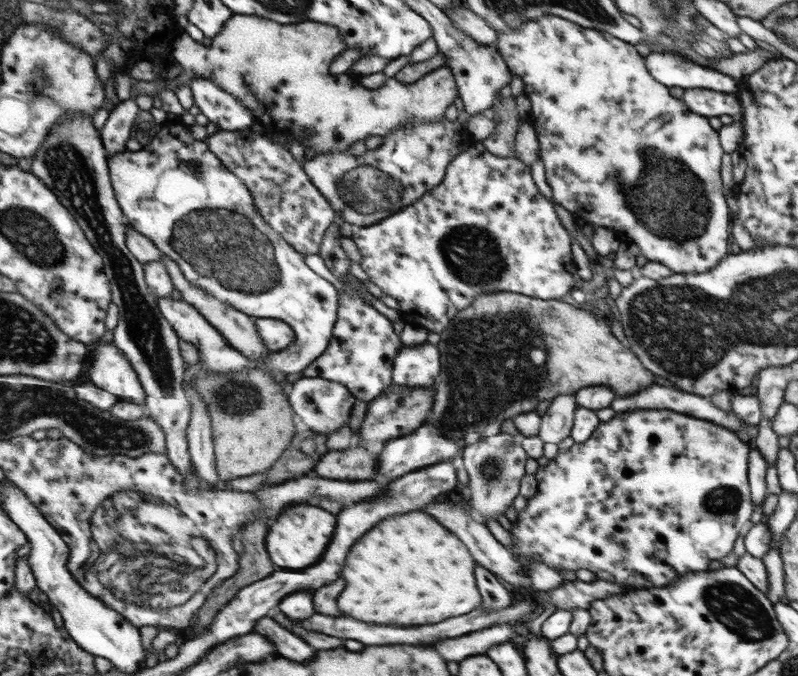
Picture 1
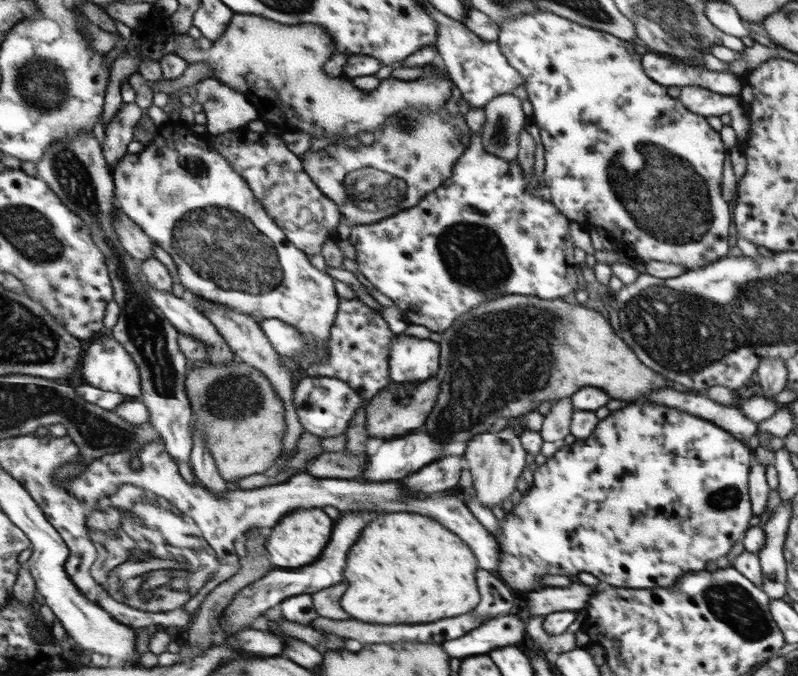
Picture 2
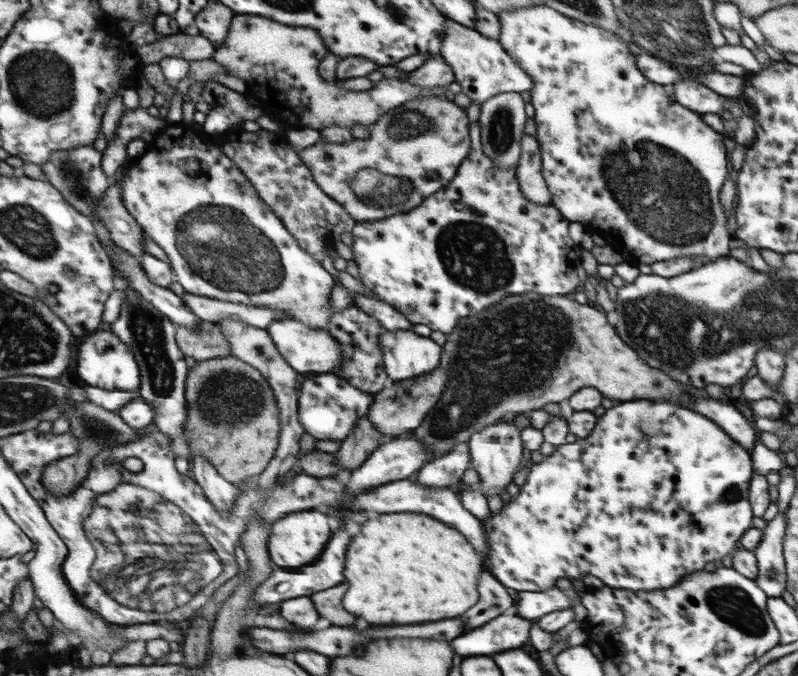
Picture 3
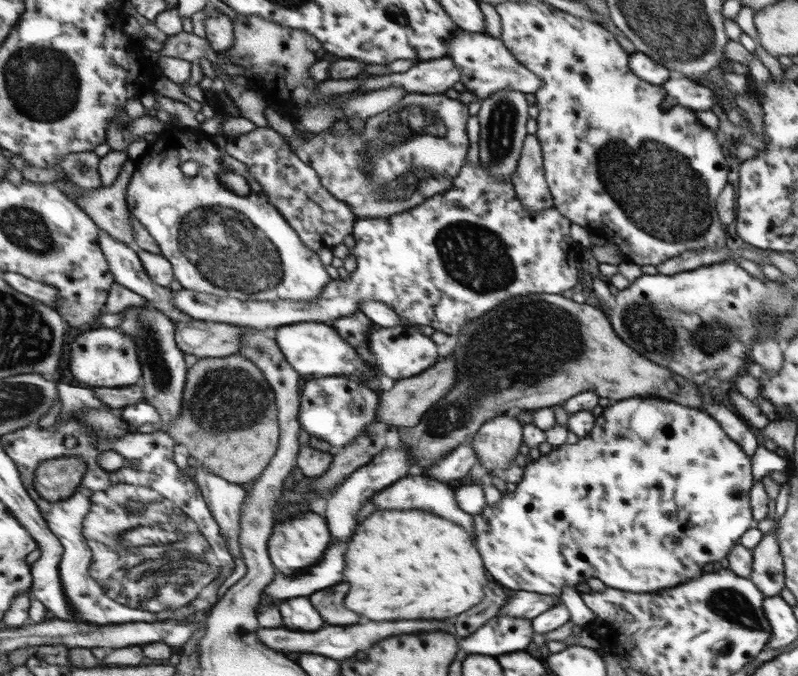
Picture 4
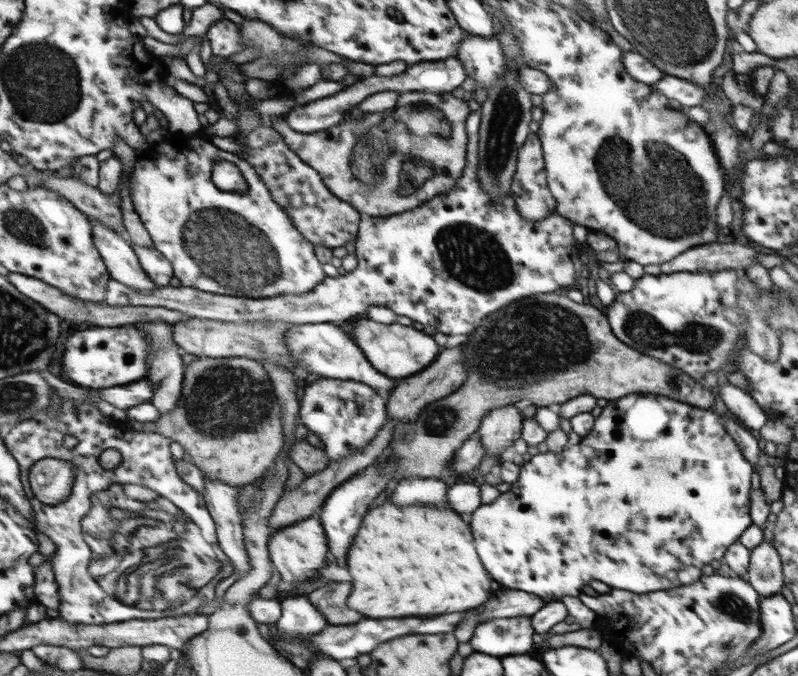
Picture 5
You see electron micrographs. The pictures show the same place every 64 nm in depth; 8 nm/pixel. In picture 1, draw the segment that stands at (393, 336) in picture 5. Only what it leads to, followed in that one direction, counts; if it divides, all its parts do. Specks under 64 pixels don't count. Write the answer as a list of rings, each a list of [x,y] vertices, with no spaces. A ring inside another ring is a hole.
[[[427,342],[413,347],[401,346],[391,363],[391,381],[415,388],[434,386],[441,372],[437,350]]]

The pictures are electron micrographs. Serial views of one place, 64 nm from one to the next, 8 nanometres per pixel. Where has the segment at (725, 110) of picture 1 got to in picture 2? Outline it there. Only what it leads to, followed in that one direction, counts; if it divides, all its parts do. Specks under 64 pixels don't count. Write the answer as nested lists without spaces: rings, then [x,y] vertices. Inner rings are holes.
[[[679,86],[680,91],[677,99],[686,109],[699,116],[721,116],[721,114],[735,115],[739,120],[739,140],[746,141],[748,132],[748,118],[746,109],[734,95],[725,96],[700,86]]]

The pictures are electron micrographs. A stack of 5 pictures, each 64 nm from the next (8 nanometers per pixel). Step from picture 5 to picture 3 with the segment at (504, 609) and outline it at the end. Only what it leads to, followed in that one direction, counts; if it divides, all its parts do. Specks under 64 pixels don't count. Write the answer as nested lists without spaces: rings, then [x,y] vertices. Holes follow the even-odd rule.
[[[556,586],[547,591],[516,591],[514,594],[515,614],[525,616],[525,620],[537,620],[545,614],[569,609],[570,598]]]

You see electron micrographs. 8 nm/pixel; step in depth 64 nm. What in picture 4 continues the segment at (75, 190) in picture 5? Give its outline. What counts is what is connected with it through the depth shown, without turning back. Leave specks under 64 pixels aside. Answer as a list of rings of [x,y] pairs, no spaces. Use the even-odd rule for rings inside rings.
[[[128,159],[119,178],[110,186],[74,196],[89,216],[115,240],[136,248],[134,226],[126,199],[126,192],[136,171],[136,160]]]

